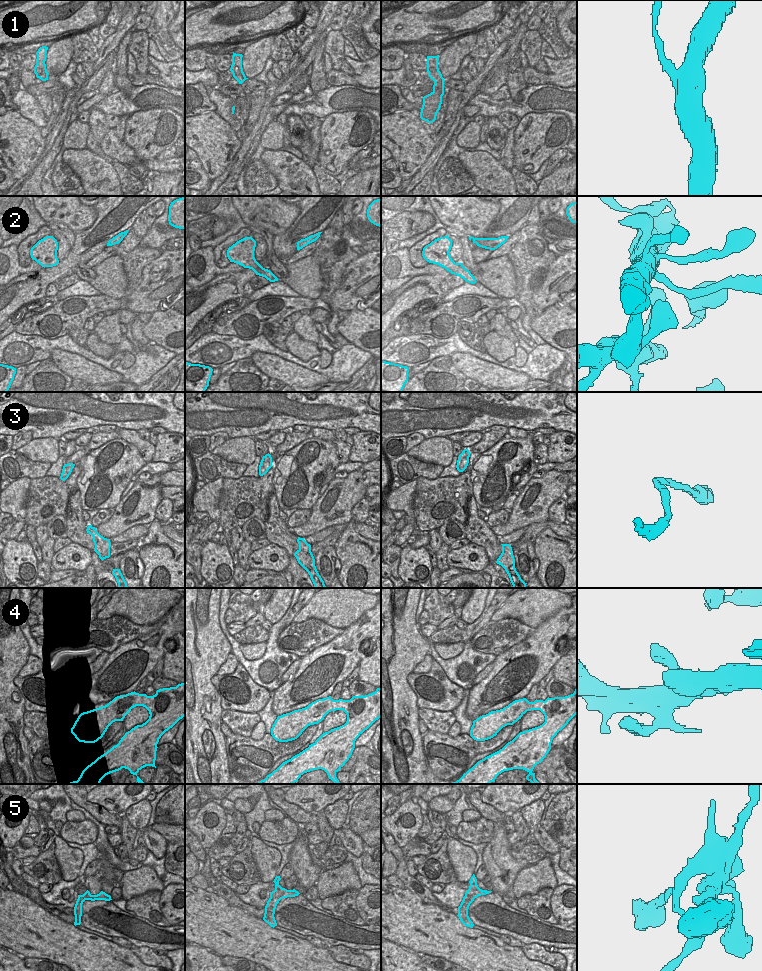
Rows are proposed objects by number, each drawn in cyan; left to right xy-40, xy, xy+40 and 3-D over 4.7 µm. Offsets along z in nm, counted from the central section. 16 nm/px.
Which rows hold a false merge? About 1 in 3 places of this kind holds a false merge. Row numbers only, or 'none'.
1, 2

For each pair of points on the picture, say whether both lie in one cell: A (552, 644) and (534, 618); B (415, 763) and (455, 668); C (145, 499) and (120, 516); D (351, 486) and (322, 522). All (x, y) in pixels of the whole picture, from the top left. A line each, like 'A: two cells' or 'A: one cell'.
A: two cells
B: two cells
C: one cell
D: one cell

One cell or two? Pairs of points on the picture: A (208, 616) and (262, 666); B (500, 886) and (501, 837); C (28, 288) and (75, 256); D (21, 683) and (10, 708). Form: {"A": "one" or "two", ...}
{"A": "two", "B": "one", "C": "one", "D": "two"}

